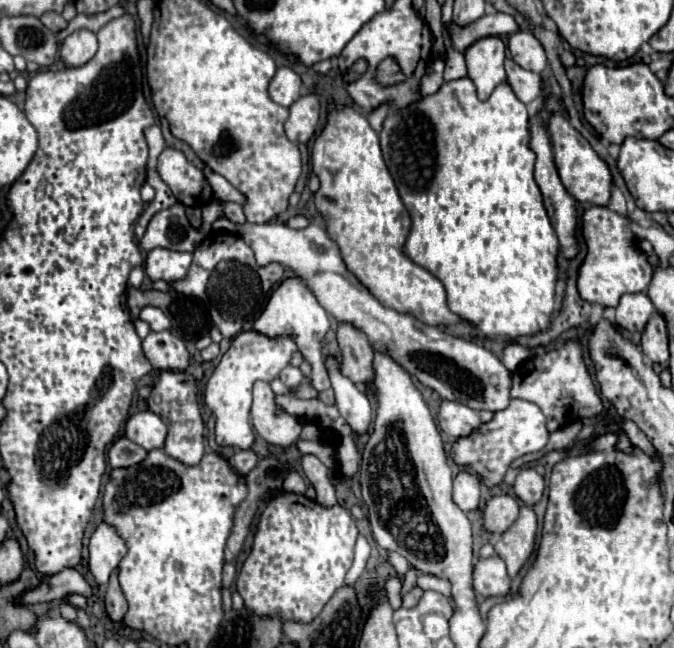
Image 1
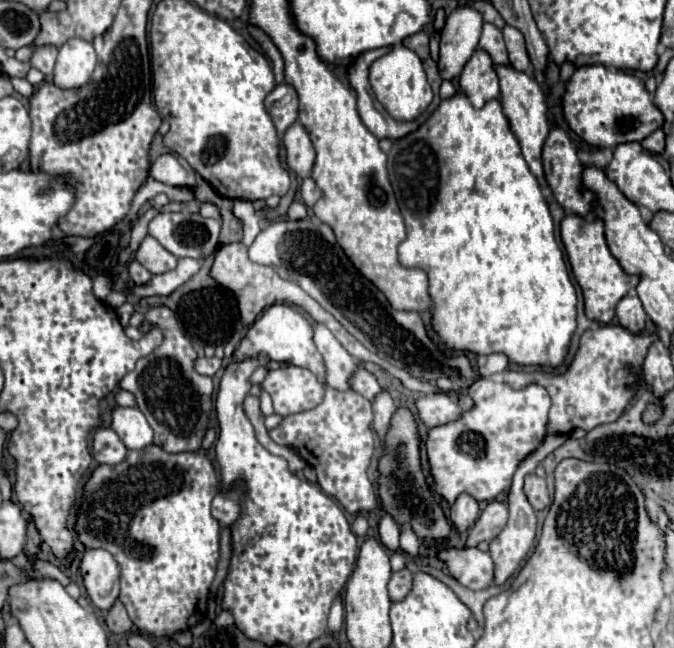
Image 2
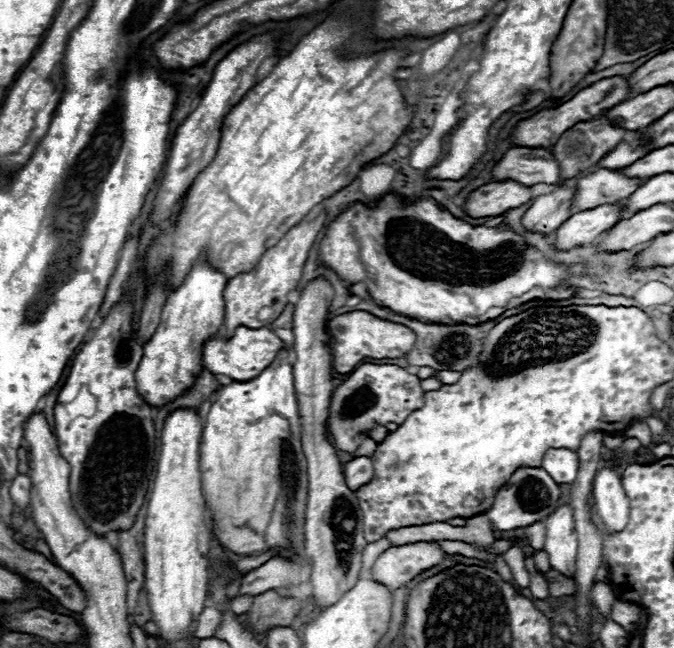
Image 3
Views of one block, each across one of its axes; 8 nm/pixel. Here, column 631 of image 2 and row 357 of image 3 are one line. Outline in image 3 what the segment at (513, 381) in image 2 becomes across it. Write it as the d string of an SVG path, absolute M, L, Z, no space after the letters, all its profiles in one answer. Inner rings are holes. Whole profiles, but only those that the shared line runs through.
M348 312L348 314L336 316L328 322L328 330L330 330L332 366L340 374L352 372L356 364L364 358L402 358L416 344L416 334L410 328L390 320L376 318L370 312Z

